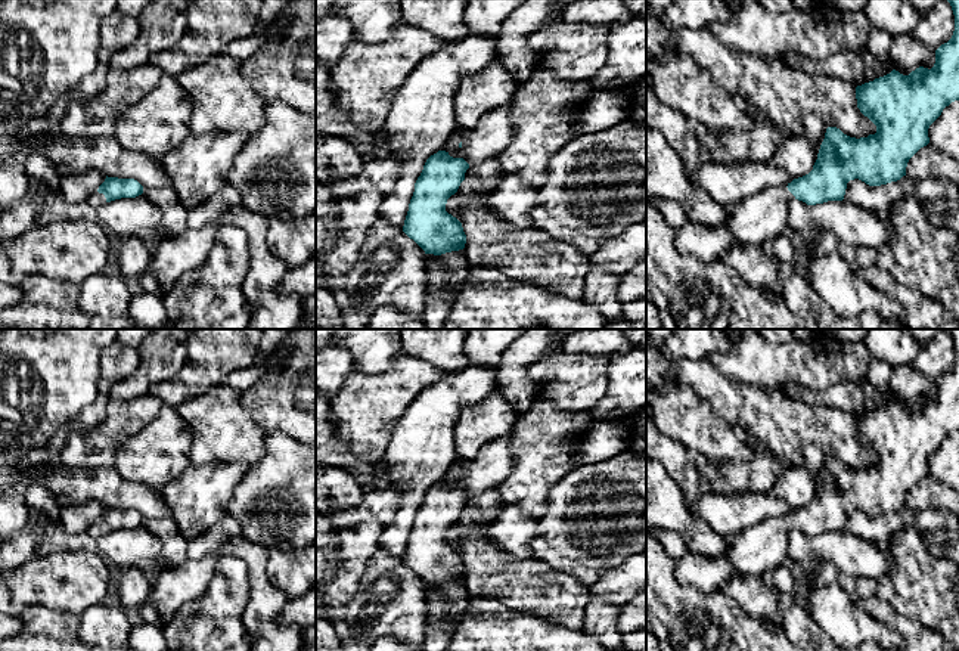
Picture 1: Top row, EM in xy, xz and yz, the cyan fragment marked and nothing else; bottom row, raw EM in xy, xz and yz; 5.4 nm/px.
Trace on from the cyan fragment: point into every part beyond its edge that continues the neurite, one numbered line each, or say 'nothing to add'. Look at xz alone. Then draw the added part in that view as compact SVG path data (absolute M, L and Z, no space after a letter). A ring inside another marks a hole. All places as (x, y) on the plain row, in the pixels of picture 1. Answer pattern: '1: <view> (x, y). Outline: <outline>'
nothing to add

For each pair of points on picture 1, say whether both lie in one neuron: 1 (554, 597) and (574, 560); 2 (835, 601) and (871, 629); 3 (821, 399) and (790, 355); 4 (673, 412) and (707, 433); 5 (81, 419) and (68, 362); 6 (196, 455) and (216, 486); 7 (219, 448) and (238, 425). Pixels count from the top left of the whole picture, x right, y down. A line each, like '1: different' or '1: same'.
1: different
2: same
3: different
4: same
5: different
6: different
7: same

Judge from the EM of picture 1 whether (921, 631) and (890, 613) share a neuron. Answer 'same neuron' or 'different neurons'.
same neuron

